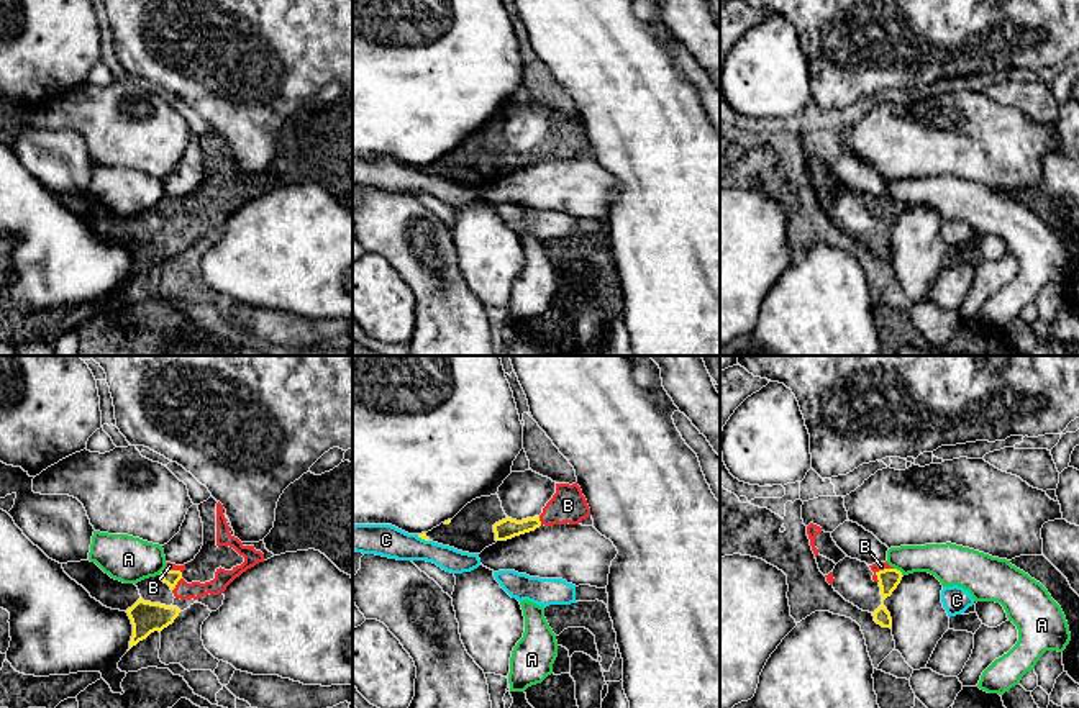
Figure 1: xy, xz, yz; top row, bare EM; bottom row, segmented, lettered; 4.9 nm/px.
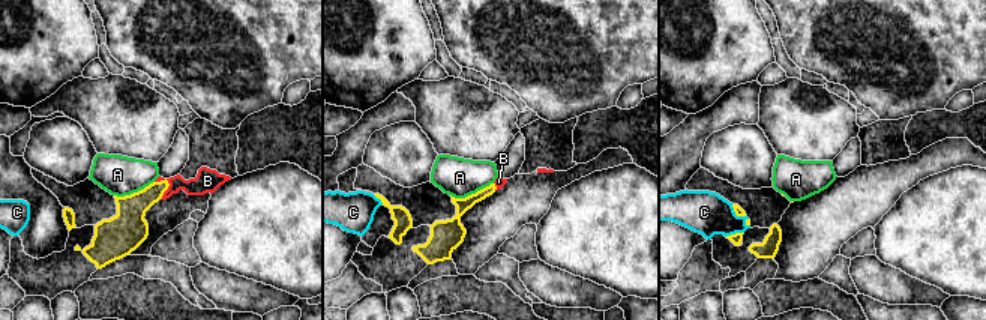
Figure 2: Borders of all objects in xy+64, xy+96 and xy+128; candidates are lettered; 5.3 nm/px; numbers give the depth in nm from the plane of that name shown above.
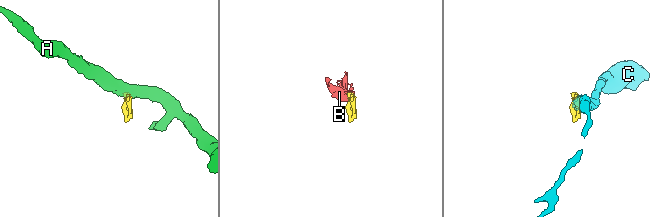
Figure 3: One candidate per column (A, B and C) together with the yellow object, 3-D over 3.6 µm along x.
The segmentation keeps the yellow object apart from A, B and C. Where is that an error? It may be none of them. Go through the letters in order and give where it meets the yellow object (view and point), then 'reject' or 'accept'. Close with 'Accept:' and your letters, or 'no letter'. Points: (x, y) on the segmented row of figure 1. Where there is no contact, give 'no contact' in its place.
A: meets yellow in yz at (899, 571); reject
B: meets yellow in yz at (881, 571); accept
C: meets yellow in xz at (423, 538); reject
Accept: B

